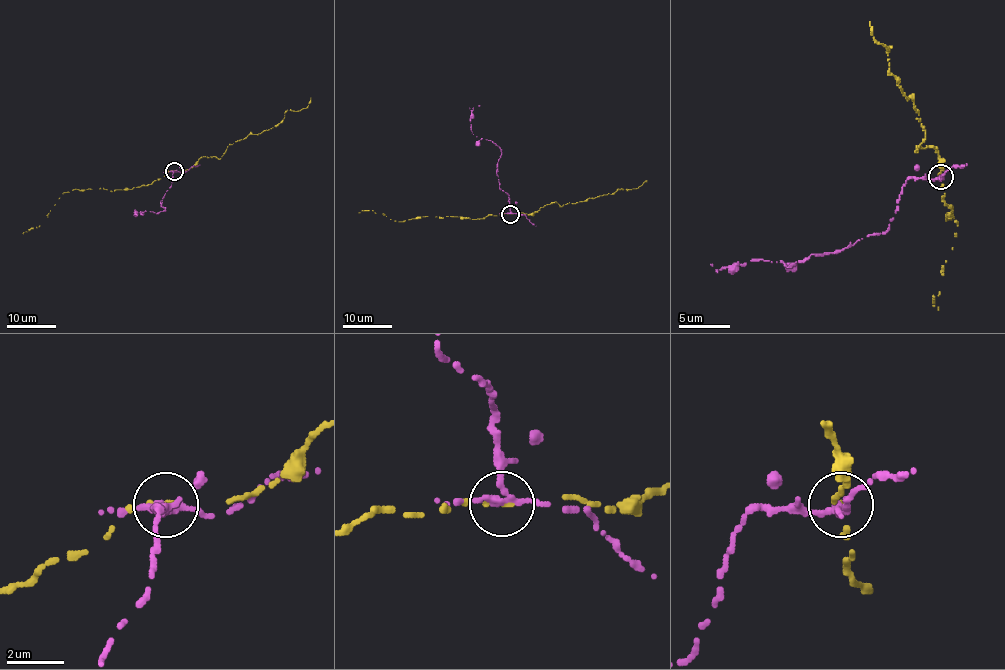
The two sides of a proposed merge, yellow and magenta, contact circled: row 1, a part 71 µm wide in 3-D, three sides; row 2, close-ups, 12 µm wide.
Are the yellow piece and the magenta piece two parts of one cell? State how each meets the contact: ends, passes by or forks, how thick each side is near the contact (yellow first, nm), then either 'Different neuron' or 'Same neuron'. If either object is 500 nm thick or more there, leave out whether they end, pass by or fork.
At the ring yellow ends. At the ring magenta forks. Thickness 190 nm (yellow) against 240 nm. Different neuron

